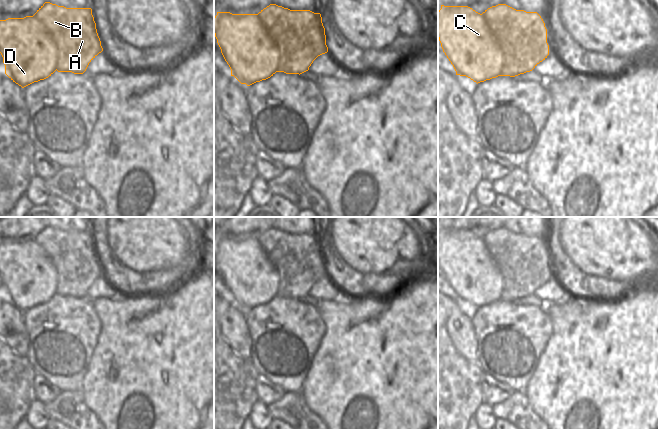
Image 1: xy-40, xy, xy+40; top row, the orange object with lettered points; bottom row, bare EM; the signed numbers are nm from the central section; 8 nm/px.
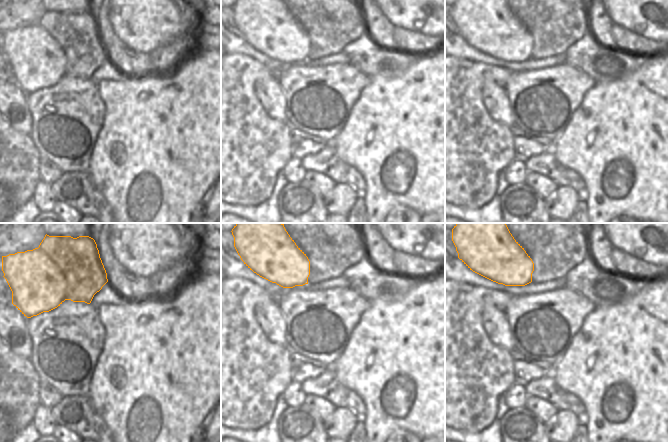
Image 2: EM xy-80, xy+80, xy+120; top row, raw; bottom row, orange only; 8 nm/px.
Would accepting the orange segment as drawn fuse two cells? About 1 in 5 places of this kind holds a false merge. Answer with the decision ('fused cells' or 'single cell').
single cell

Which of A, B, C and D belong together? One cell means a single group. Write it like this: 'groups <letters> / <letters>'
groups A B C D

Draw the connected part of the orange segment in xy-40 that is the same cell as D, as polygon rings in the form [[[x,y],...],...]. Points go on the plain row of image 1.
[[[45,226],[33,240],[26,240],[24,242],[8,242],[6,244],[0,244],[0,277],[3,281],[3,287],[5,289],[5,298],[16,308],[22,312],[40,304],[44,304],[51,300],[56,294],[58,296],[72,296],[74,298],[83,298],[89,287],[103,275],[101,265],[97,257],[96,247],[92,239],[91,232],[66,232],[64,230],[58,230],[50,226]]]

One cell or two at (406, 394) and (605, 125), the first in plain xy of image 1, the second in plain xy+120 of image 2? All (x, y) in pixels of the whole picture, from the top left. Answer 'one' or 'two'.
one

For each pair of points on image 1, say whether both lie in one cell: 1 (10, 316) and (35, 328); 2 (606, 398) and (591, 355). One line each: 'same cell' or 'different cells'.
1: different cells
2: same cell

